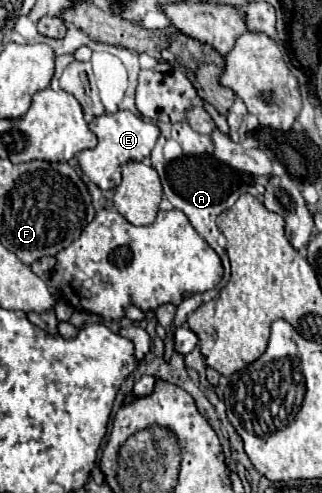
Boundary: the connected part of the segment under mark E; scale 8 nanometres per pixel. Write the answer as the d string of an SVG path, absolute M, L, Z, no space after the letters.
M119 109L117 113L111 113L111 115L95 117L89 123L89 129L97 135L99 143L95 149L81 151L77 159L79 159L83 173L101 189L115 189L121 183L121 165L129 161L143 161L145 157L149 157L159 137L157 123L137 117L125 109Z

